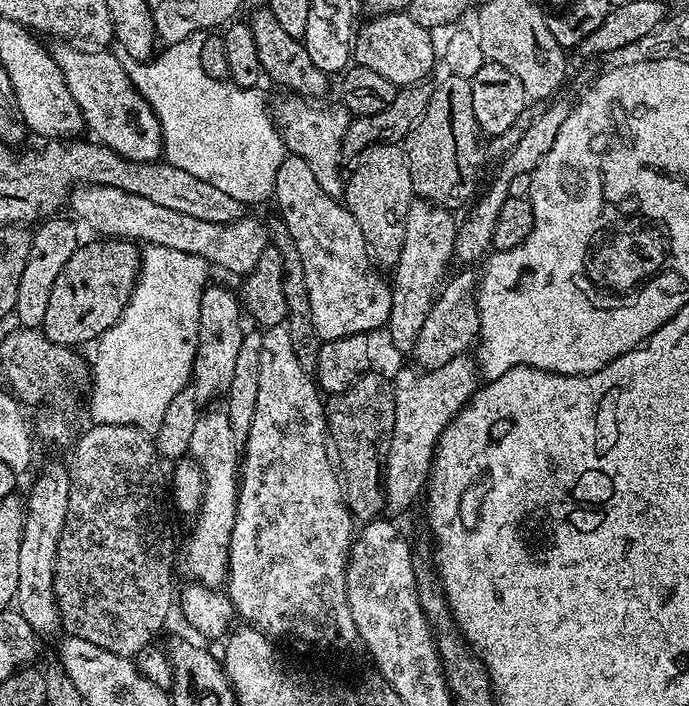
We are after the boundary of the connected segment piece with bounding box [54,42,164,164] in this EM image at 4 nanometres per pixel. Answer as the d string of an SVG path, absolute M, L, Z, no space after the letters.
M68 42L61 44L64 45L55 49L54 55L66 86L70 94L74 94L74 100L84 115L87 131L92 131L96 135L93 137L104 147L113 148L119 156L136 164L159 161L164 150L160 119L148 105L148 99L140 92L133 77L132 80L128 77L125 61L119 55L111 56L108 50L71 48Z

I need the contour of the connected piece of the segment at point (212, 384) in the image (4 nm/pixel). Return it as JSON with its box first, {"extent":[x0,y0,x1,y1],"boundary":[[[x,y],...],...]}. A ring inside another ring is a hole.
{"extent":[191,282,246,402],"boundary":[[[216,282],[209,283],[200,299],[200,321],[198,322],[198,346],[192,363],[191,387],[196,389],[196,397],[201,402],[212,402],[215,396],[223,397],[230,382],[234,379],[234,365],[238,359],[238,349],[242,347],[242,338],[246,325],[240,321],[242,301],[235,291]]]}

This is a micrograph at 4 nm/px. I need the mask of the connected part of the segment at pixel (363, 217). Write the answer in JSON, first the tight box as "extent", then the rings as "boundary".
{"extent":[342,143,412,266],"boundary":[[[399,143],[370,146],[355,161],[356,169],[347,177],[342,203],[354,214],[354,222],[362,226],[362,238],[366,238],[368,251],[377,265],[395,266],[400,260],[402,246],[402,204],[400,192],[412,192],[412,179],[408,159]]]}

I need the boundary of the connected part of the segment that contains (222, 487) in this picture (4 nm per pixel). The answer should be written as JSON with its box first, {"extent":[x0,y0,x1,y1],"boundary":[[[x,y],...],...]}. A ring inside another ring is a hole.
{"extent":[182,407,241,586],"boundary":[[[223,407],[201,411],[188,451],[204,475],[204,497],[192,521],[192,533],[184,544],[182,564],[188,571],[188,580],[197,584],[220,586],[228,579],[228,551],[236,517],[236,495],[240,493],[241,457],[230,430],[230,418]]]}

